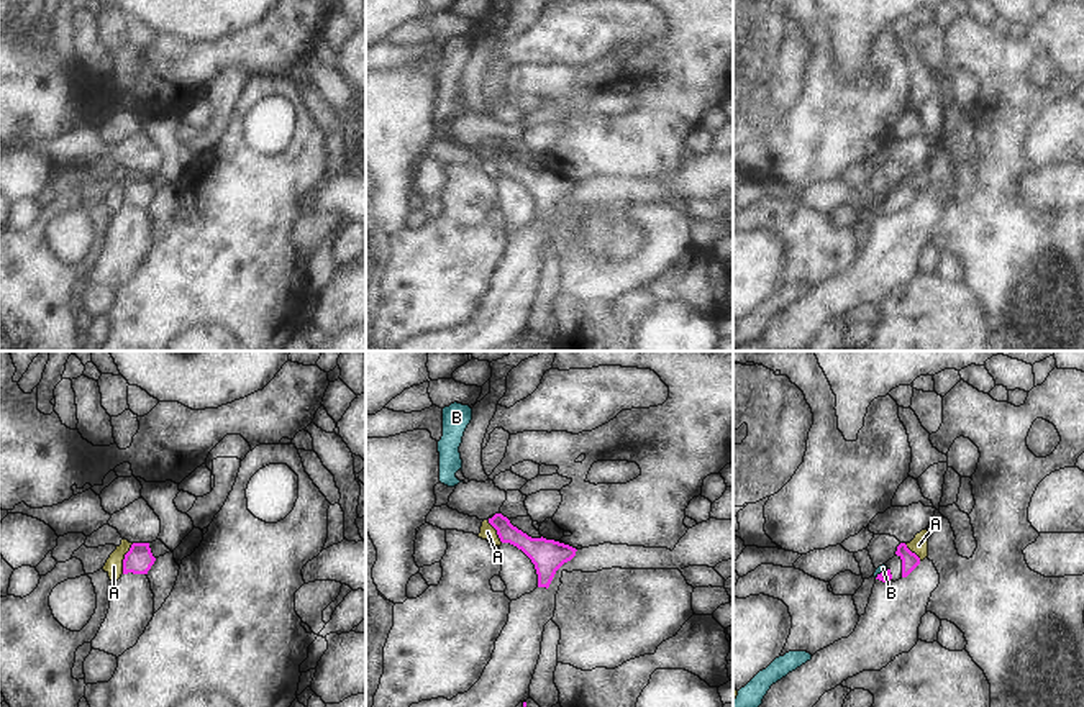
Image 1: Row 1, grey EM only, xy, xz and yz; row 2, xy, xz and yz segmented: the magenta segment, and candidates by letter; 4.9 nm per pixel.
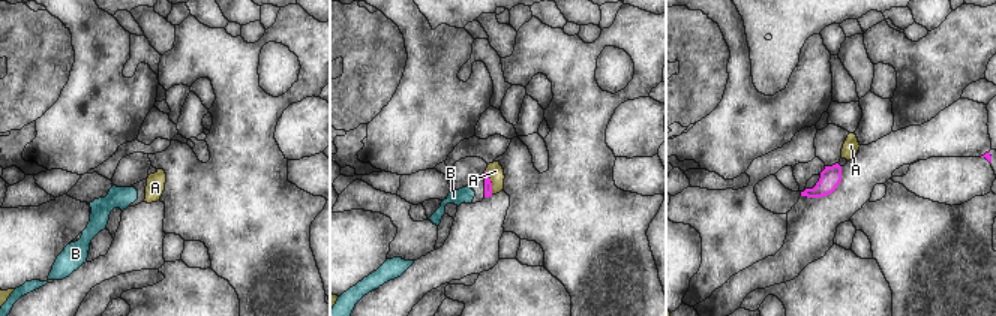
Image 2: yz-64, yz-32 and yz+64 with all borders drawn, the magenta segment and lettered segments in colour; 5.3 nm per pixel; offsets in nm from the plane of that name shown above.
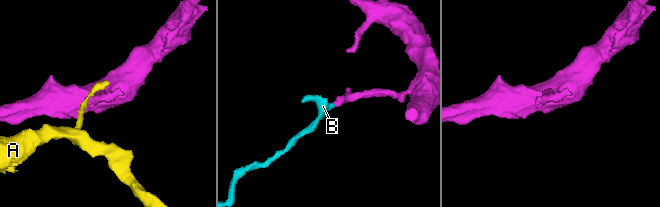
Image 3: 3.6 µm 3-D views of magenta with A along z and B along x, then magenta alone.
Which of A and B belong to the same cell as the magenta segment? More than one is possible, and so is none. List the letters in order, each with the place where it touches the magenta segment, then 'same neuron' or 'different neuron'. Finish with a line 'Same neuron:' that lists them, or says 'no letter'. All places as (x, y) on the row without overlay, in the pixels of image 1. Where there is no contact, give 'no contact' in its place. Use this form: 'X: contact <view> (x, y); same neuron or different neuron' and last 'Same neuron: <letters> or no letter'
A: contact xy (125, 191); different neuron
B: contact yz (881, 205); same neuron
Same neuron: B

